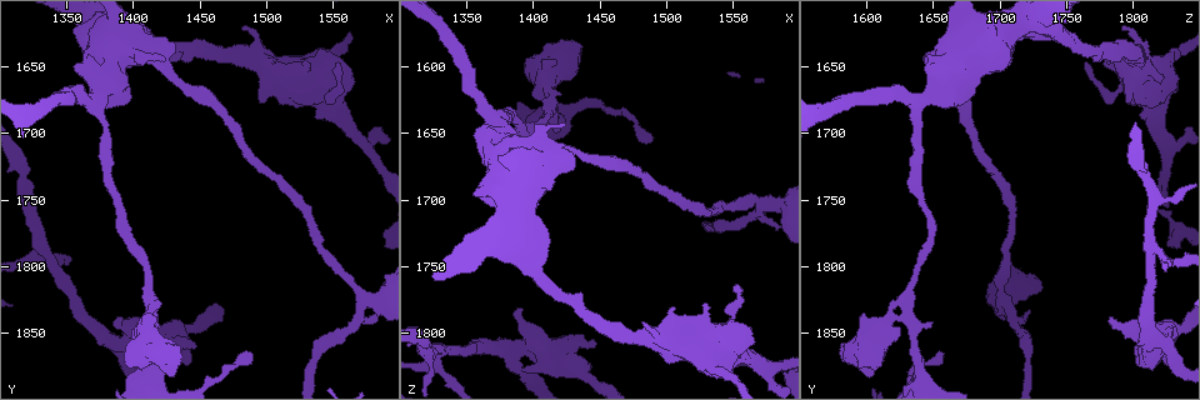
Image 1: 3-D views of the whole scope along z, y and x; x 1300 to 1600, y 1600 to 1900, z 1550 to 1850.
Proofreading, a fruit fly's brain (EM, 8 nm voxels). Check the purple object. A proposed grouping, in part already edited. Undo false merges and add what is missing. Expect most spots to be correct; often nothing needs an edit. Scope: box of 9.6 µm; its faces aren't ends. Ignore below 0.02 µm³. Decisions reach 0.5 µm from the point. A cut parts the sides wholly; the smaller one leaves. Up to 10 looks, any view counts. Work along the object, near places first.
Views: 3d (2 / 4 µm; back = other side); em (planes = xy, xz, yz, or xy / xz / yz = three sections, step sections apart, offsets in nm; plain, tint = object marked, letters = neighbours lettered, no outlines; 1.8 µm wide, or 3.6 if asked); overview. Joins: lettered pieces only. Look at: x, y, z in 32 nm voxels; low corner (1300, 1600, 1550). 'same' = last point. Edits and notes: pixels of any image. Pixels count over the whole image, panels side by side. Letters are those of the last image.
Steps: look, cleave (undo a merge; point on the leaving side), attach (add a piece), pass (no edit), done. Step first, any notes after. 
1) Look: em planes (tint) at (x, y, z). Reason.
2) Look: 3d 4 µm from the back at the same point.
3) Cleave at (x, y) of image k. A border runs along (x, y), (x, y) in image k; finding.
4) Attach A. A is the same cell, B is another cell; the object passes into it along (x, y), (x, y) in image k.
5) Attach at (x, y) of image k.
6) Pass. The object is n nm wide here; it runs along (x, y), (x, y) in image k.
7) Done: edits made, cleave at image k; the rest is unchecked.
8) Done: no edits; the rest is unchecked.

Look: em planes (plain) at (1574, 1822, 1702). Sudden change in width.

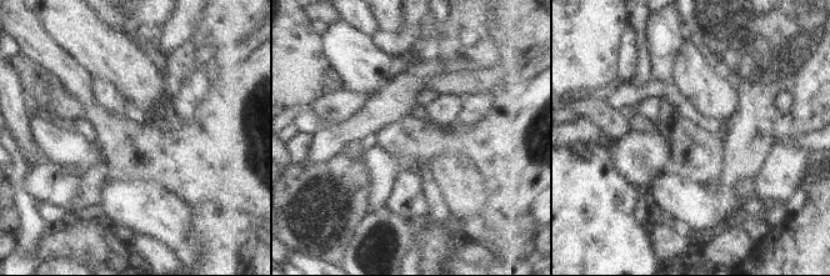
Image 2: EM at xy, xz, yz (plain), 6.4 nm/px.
Look: em planes (letters) at the same point. See the neighbours.

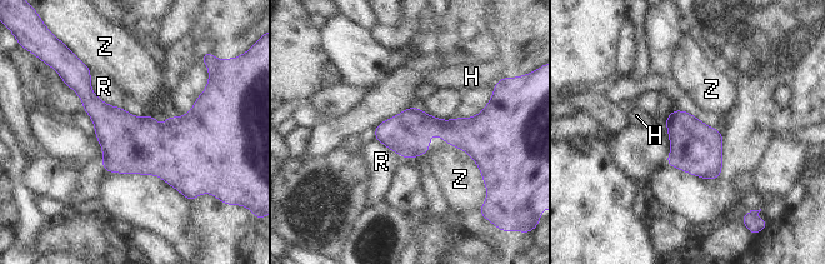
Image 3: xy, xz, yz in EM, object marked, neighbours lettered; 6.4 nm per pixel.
Pass. The object is 280 nm wide here; H, R and Z are other cells; a border runs along (90, 73), (91, 90), (121, 108) in image 3; continuous, no second neuron.

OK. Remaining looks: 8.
Look: 3d 2 µm at (1332, 1786, 1814). Sharp bend.

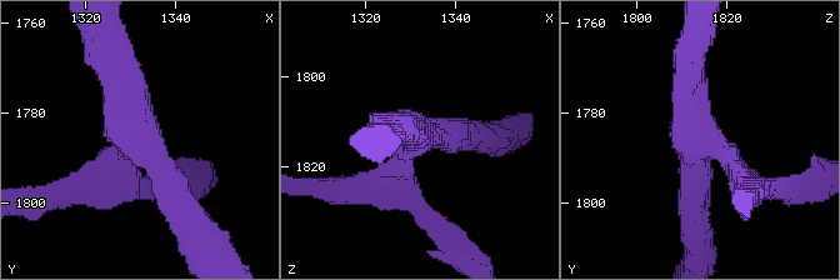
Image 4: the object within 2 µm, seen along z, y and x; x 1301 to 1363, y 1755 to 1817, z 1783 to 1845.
Look: em xy step 16 (tint) at (1331, 1785, 1813). 4 arms meet here.

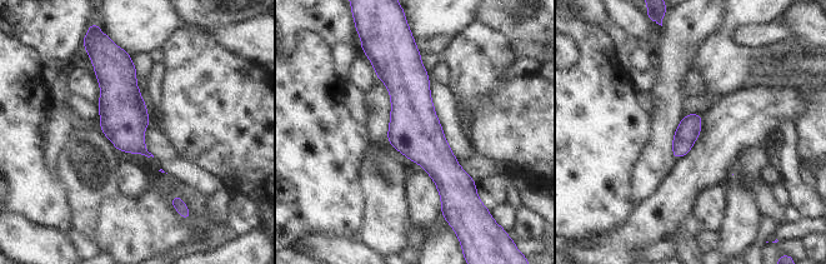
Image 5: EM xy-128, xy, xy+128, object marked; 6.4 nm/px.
Look: em xy step 16 (letters) at the same point.

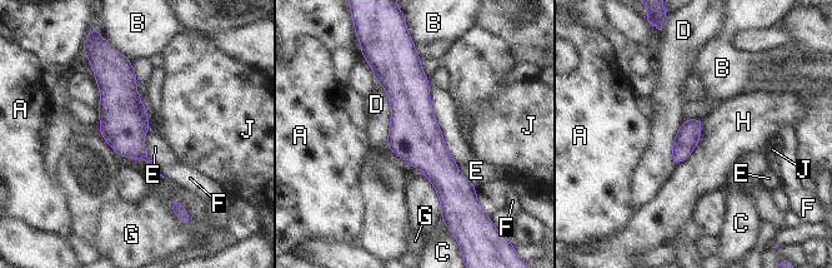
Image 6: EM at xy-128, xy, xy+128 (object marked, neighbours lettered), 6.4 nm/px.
Pass. A, B, C, D, E, F, G, H and J are other cells; continuous, no second neuron.

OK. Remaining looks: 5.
Look: em planes (tint) at (1394, 1838, 1780). An open end.

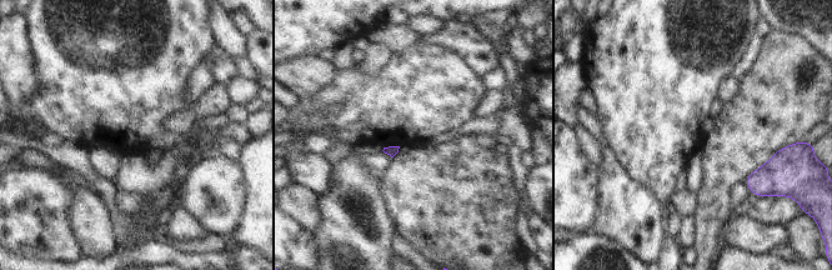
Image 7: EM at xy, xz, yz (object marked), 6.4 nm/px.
Look: em planes (letters) at the same point.

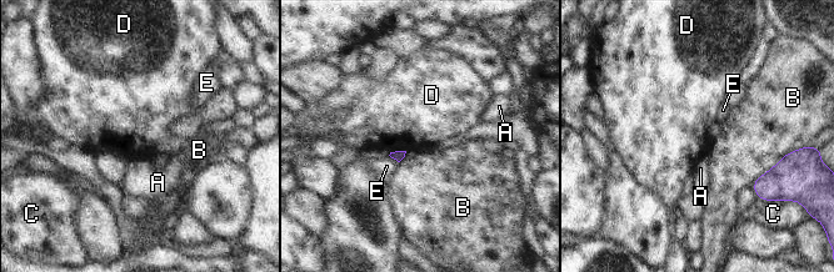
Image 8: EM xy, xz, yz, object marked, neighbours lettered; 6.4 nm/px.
Pass. A, B, C, D and E are other cells; a border runs along (405, 150), (390, 152) in image 8; no lettered piece goes on from it.

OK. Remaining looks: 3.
Look: 3d 2 µm from the back at (1414, 1836, 1632). A narrow waist.

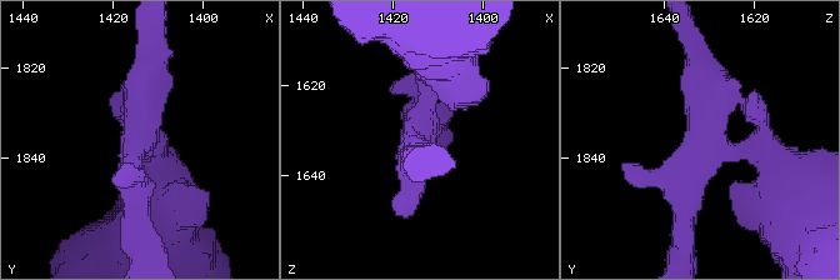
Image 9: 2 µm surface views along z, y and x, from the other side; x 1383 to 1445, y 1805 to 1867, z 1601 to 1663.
Look: em planes (tint) at (1414, 1835, 1631). Shape alone is not enough.

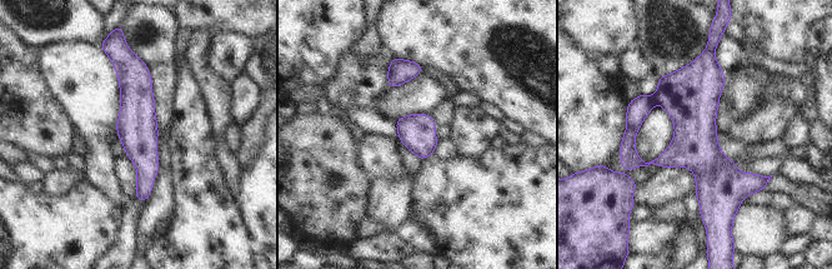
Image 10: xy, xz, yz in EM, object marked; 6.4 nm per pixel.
Look: em planes (letters) at the same point.

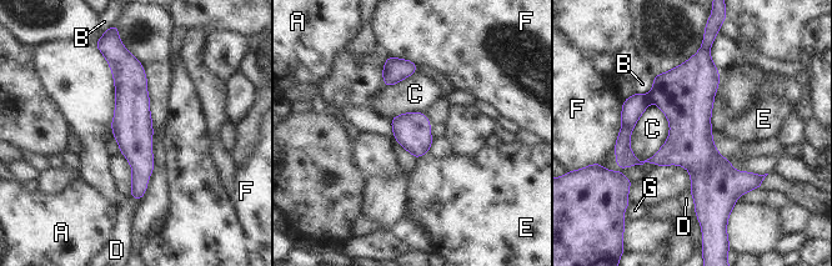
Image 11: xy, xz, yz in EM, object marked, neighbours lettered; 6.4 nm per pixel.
Pass. A, B, C, D, E, F and G are other cells; it runs along (698, 61), (698, 211) in image 11; continuous, no second neuron.

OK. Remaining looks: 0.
Done: no edits; the rest is unchecked.

